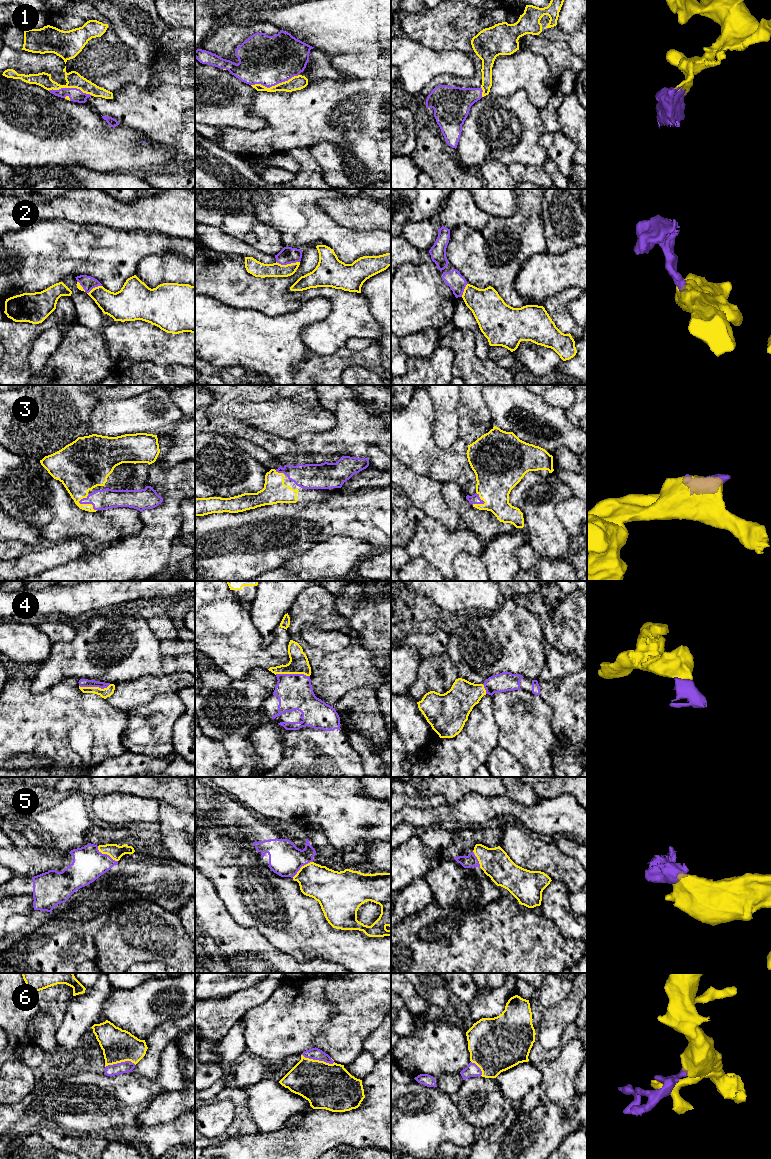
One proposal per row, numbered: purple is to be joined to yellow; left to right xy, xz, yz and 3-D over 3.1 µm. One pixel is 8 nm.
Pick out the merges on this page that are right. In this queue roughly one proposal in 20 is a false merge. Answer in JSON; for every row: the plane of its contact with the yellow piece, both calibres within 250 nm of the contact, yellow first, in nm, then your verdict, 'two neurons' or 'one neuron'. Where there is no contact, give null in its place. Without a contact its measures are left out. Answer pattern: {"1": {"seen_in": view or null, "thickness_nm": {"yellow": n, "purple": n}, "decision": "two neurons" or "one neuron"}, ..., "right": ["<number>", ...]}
{"1": {"seen_in": "xz", "thickness_nm": {"yellow": 120, "purple": 400}, "decision": "one neuron"}, "2": {"seen_in": "xz", "thickness_nm": {"yellow": 120, "purple": 140}, "decision": "two neurons"}, "3": {"seen_in": "xy", "thickness_nm": {"yellow": 280, "purple": 160}, "decision": "one neuron"}, "4": {"seen_in": "xz", "thickness_nm": {"yellow": 160, "purple": 280}, "decision": "one neuron"}, "5": {"seen_in": "xy", "thickness_nm": {"yellow": 120, "purple": 260}, "decision": "one neuron"}, "6": {"seen_in": "xz", "thickness_nm": {"yellow": 360, "purple": 100}, "decision": "one neuron"}, "right": ["1", "3", "4", "5", "6"]}

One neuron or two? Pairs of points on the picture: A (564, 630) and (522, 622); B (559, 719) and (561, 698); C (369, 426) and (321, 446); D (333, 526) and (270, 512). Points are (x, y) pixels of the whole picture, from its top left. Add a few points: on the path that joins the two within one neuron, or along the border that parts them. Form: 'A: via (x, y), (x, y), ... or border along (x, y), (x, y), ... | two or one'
A: border along (541, 624), (545, 639) | two
B: via (561, 714), (561, 703) | one
C: via (357, 429), (346, 439), (333, 441) | one
D: via (317, 519), (286, 514) | one

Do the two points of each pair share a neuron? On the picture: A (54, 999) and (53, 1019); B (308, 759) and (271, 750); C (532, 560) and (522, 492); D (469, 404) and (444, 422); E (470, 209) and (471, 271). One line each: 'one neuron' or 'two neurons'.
A: one neuron
B: two neurons
C: two neurons
D: two neurons
E: two neurons

